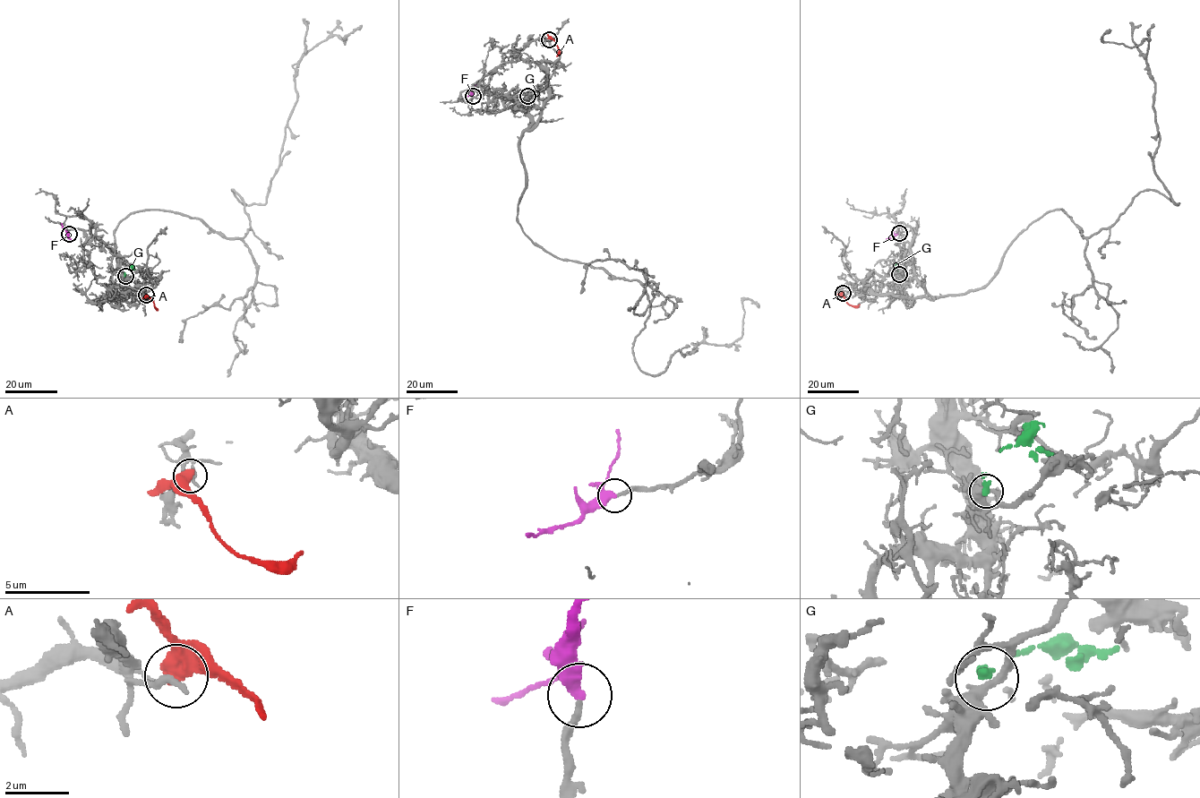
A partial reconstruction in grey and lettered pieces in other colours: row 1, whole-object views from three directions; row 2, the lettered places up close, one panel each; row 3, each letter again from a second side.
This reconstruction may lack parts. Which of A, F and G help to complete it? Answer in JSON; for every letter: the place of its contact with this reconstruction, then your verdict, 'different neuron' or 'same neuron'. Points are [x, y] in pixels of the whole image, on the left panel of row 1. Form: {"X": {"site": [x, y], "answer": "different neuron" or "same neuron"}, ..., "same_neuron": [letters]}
{"A": {"site": [146, 295], "answer": "different neuron"}, "F": {"site": [69, 234], "answer": "same neuron"}, "G": {"site": [125, 276], "answer": "different neuron"}, "same_neuron": ["F"]}

